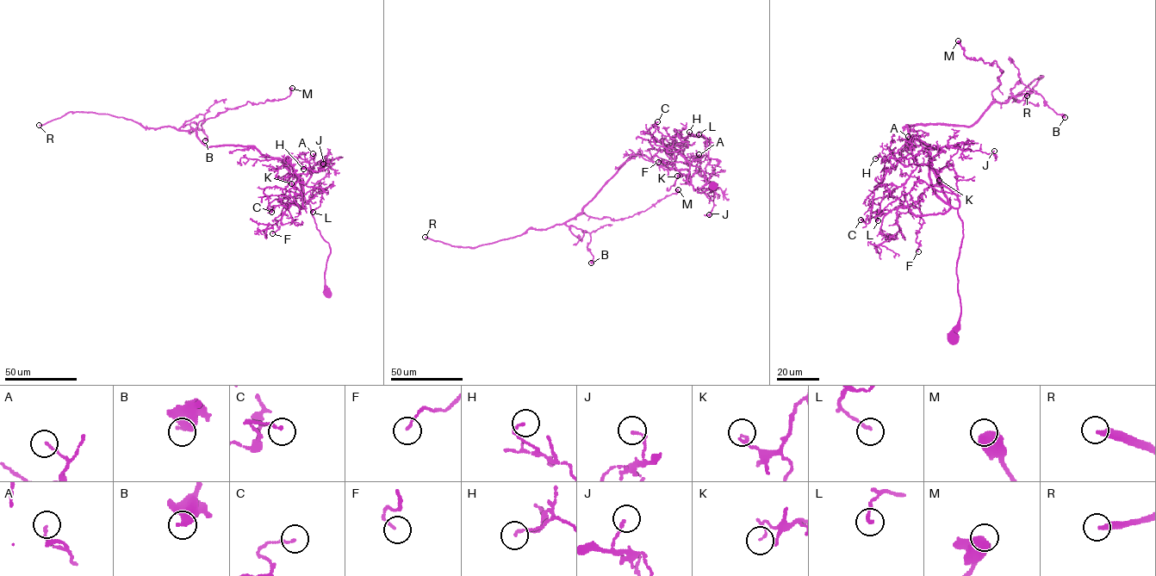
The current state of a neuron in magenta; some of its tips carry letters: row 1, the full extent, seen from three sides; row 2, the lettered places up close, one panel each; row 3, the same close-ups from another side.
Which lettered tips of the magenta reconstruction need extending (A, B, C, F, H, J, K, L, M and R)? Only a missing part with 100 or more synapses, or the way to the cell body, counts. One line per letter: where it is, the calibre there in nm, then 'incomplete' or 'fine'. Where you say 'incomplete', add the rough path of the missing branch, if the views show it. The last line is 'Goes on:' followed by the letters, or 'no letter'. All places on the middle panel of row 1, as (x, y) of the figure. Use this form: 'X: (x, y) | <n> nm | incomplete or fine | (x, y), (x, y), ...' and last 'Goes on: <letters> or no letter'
A: (699, 154) | 130 nm | fine
B: (591, 263) | 550 nm | fine
C: (657, 121) | 120 nm | fine
F: (658, 162) | 120 nm | fine
H: (689, 132) | 130 nm | fine
J: (709, 214) | 120 nm | fine
K: (677, 176) | 90 nm | fine
L: (699, 134) | 170 nm | fine
M: (678, 189) | 750 nm | fine
R: (425, 237) | 280 nm | incomplete
Goes on: R

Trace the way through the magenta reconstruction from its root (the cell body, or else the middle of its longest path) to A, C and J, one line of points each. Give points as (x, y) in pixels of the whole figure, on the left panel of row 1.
A: (327, 293), (325, 274), (330, 246), (301, 193), (313, 172), (308, 162), (313, 153)
C: (327, 293), (325, 274), (330, 248), (317, 228), (310, 205), (304, 202), (300, 208), (290, 202), (271, 212)
J: (327, 293), (325, 274), (330, 246), (301, 193), (311, 169), (323, 164)

